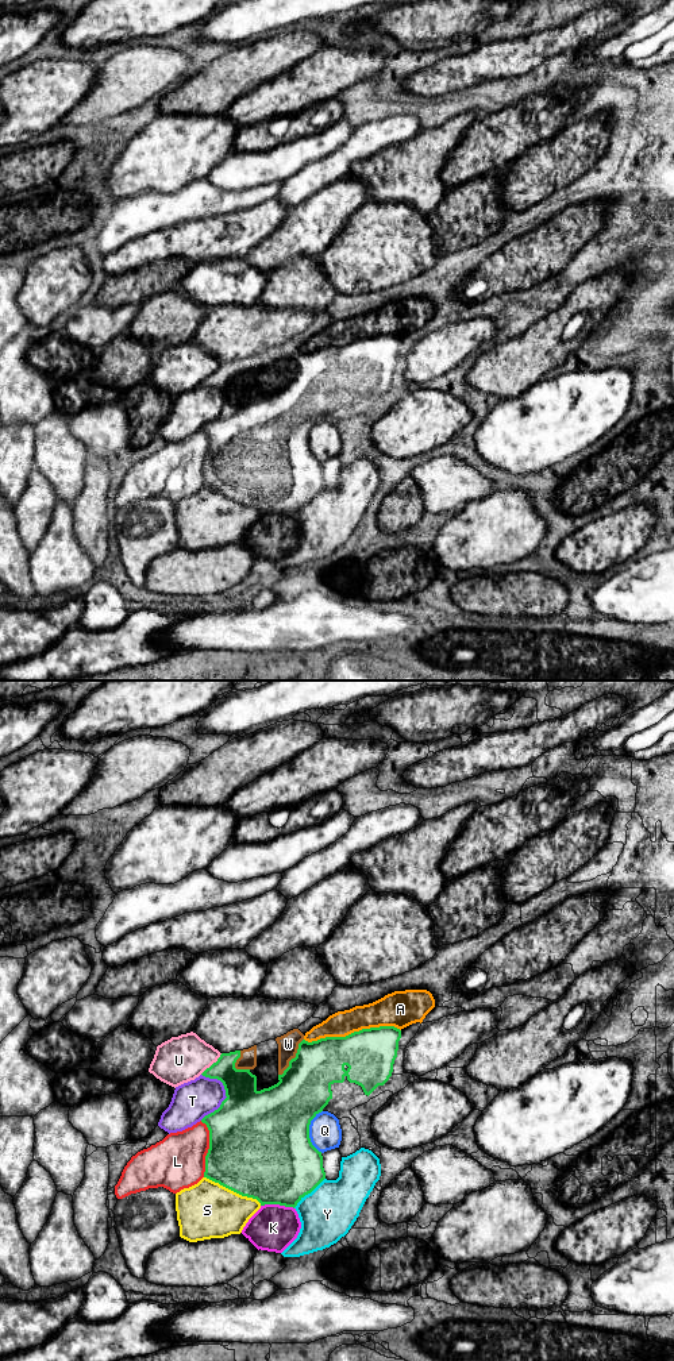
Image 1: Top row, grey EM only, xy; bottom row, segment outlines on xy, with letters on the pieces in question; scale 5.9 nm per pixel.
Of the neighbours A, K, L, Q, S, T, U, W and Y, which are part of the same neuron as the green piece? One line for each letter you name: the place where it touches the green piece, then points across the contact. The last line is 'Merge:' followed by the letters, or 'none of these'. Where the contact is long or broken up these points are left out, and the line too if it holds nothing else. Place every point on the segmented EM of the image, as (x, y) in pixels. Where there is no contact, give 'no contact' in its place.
Merge: none of these

